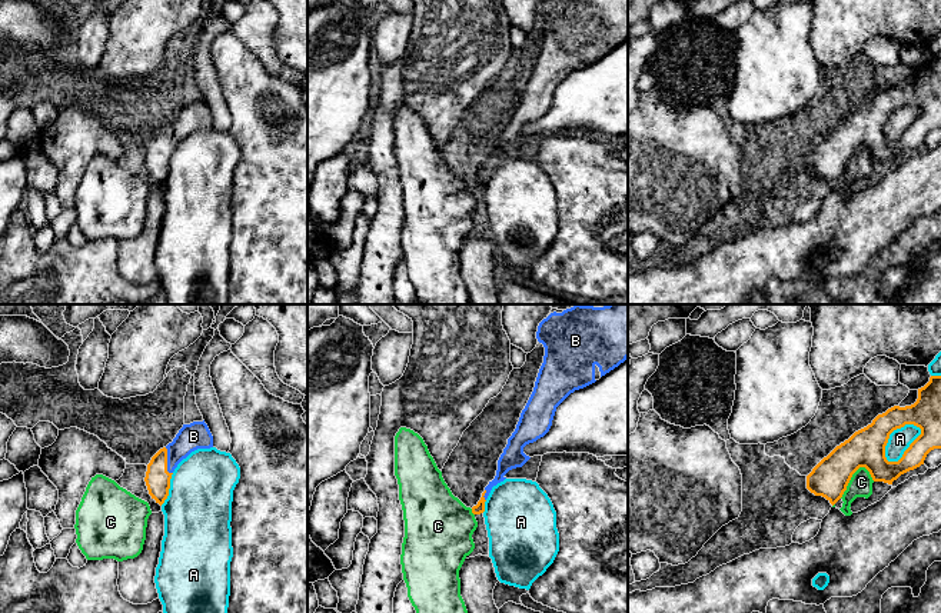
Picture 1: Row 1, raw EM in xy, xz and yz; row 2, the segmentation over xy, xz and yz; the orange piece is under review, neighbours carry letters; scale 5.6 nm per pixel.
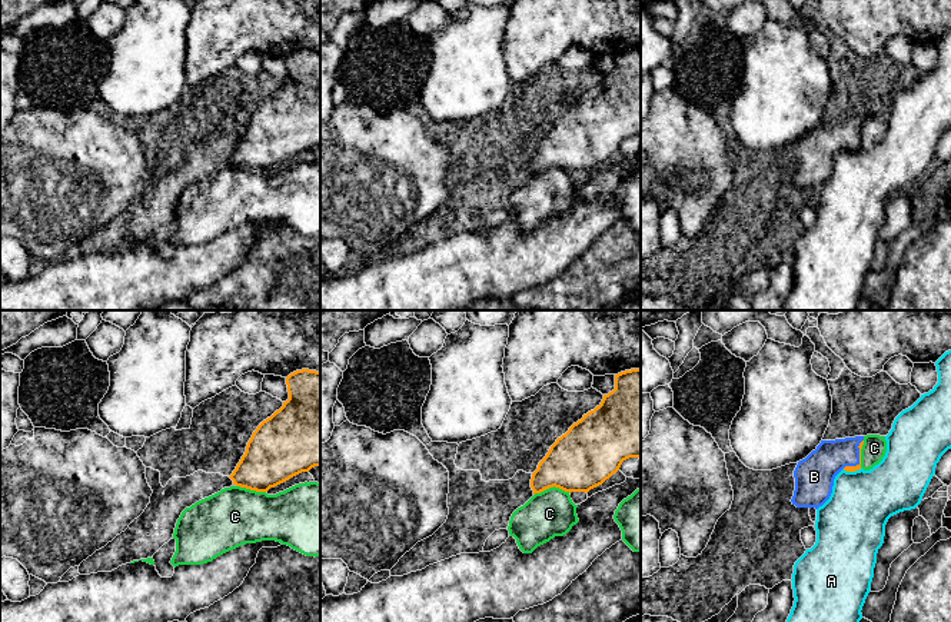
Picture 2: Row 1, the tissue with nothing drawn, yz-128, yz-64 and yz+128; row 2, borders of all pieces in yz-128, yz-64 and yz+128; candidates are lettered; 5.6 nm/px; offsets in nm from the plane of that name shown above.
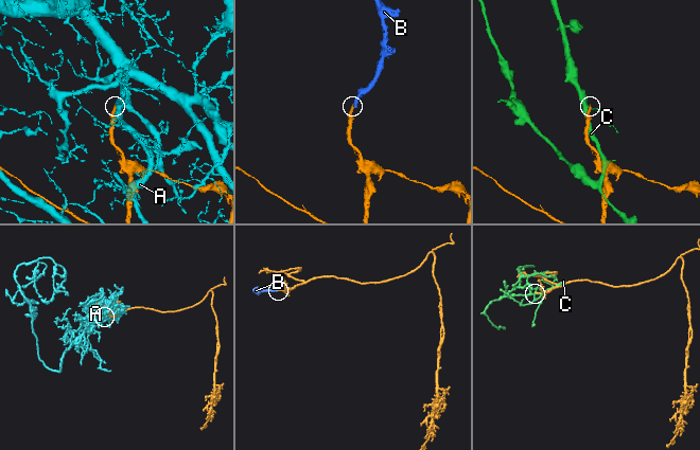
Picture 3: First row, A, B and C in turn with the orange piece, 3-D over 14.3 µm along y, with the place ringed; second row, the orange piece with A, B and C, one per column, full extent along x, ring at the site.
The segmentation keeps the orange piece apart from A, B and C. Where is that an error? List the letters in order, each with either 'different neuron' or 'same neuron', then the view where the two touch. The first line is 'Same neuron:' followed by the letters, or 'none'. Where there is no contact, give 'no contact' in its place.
Same neuron: B
A: different neuron; meets orange in yz
B: same neuron; meets orange in xy
C: different neuron; meets orange in yz

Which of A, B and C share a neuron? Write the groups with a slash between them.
A / B / C

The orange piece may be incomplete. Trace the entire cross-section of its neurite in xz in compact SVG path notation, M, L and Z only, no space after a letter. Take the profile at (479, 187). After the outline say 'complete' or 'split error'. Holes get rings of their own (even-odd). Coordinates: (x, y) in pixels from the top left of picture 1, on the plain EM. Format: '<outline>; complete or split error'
M542 0L536 19L543 24L545 36L533 71L498 140L495 159L485 167L478 184L472 187L473 194L485 191L485 181L492 167L503 161L509 150L522 147L531 139L523 133L523 127L549 111L556 87L575 70L596 61L595 47L599 47L602 57L628 39L628 0Z; split error

